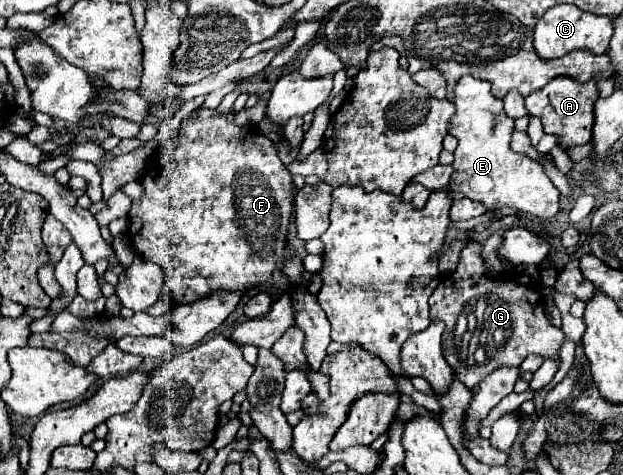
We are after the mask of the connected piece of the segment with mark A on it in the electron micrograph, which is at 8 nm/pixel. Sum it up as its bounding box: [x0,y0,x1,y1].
[526,77,600,147]

